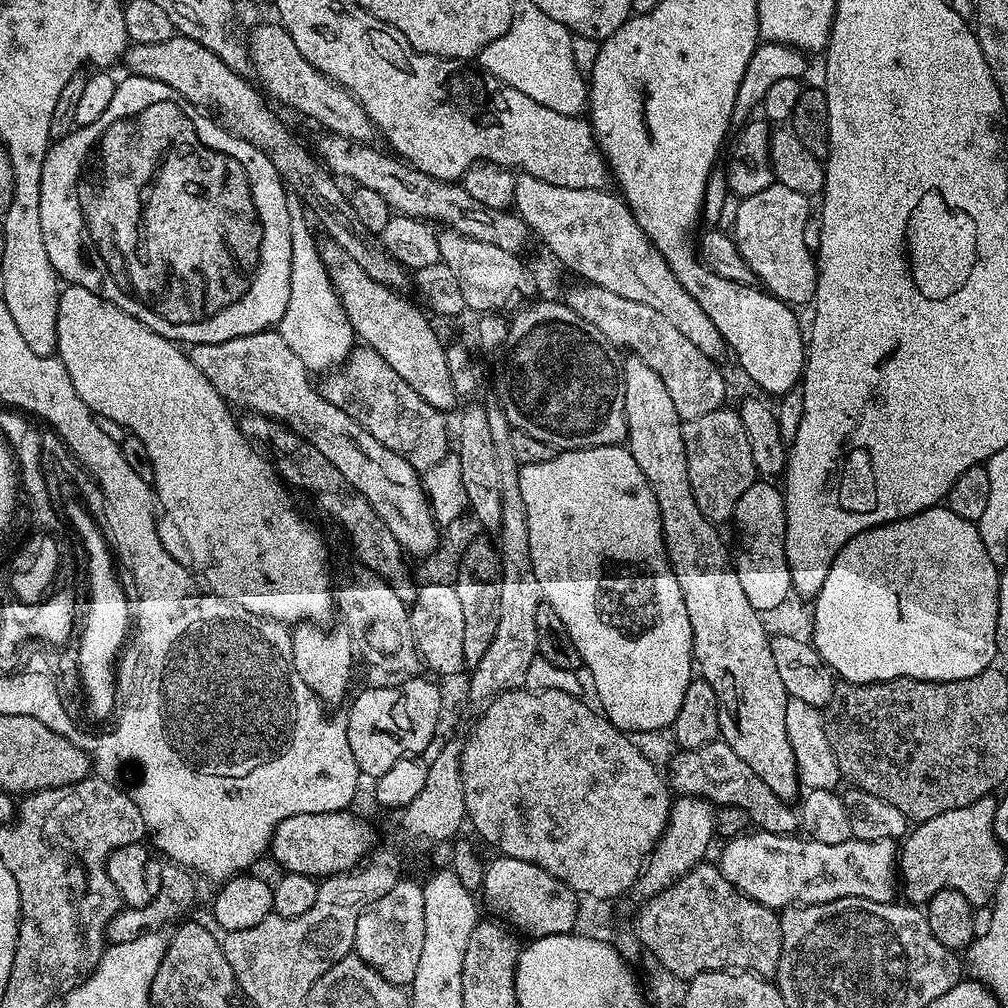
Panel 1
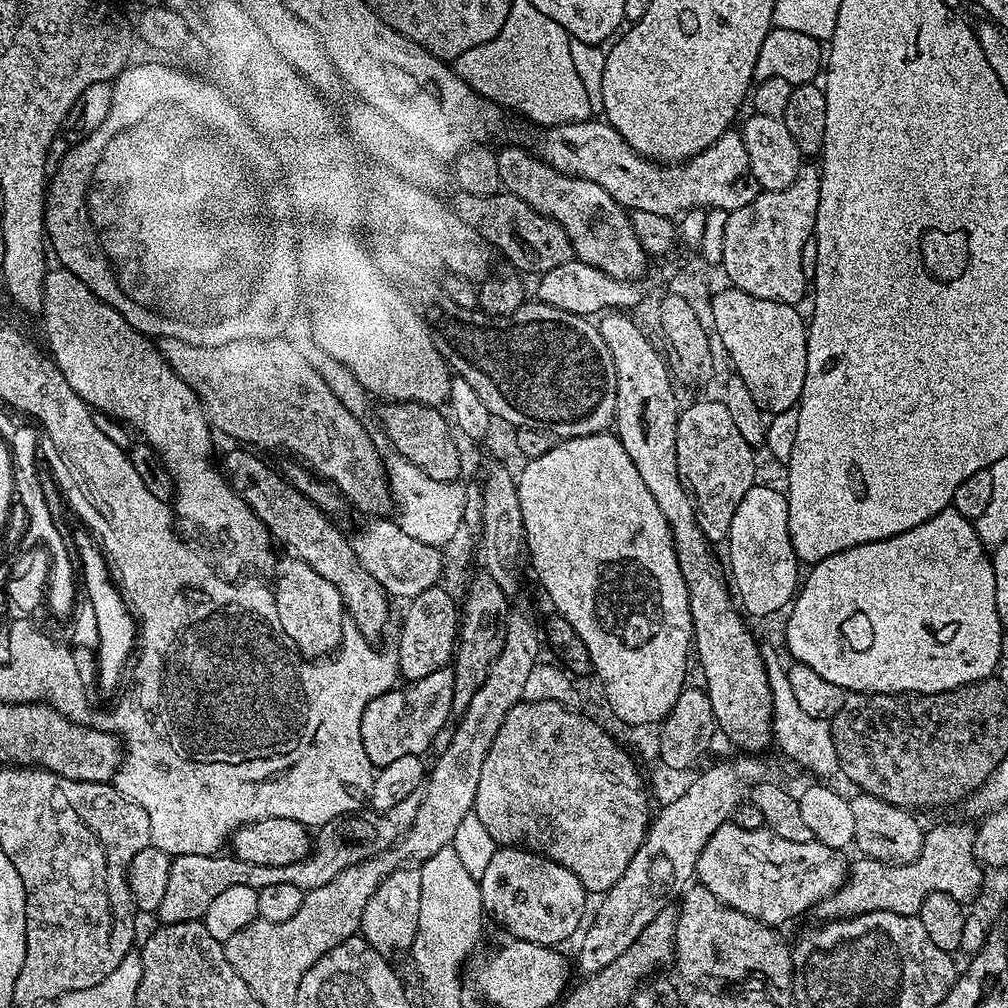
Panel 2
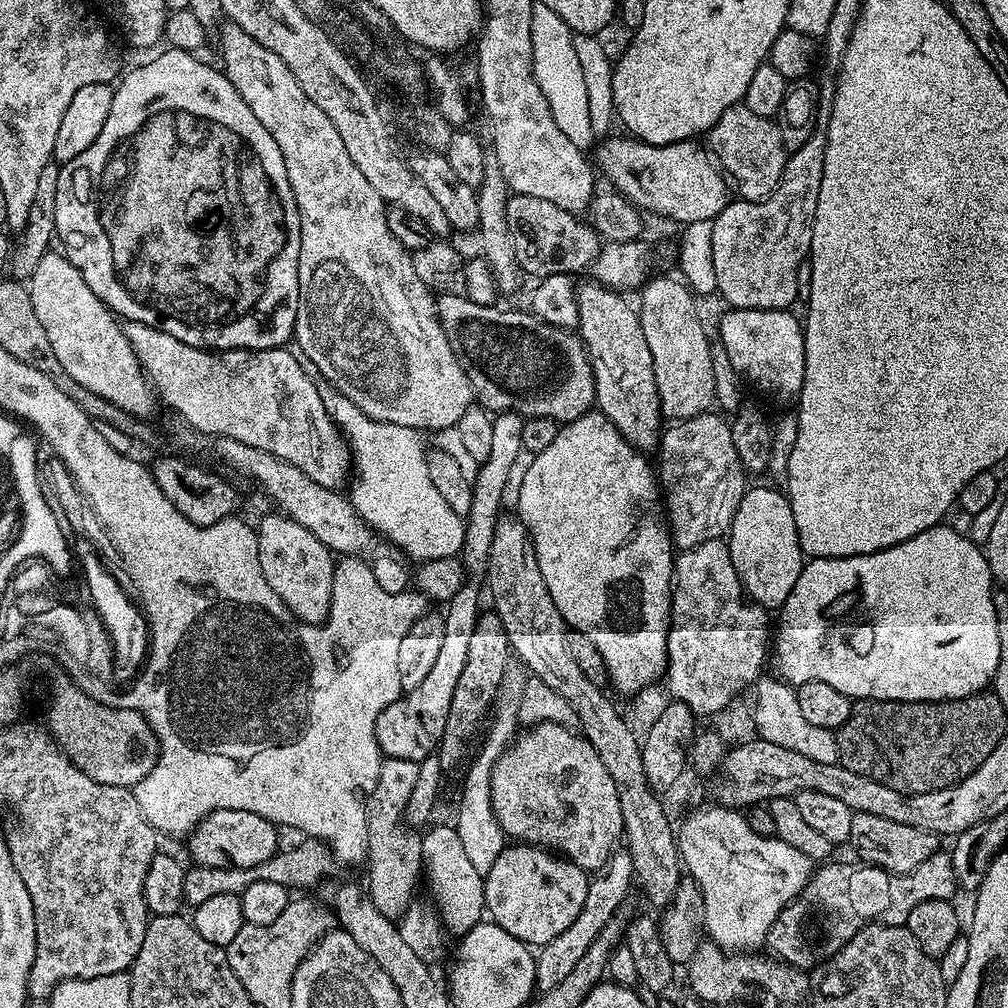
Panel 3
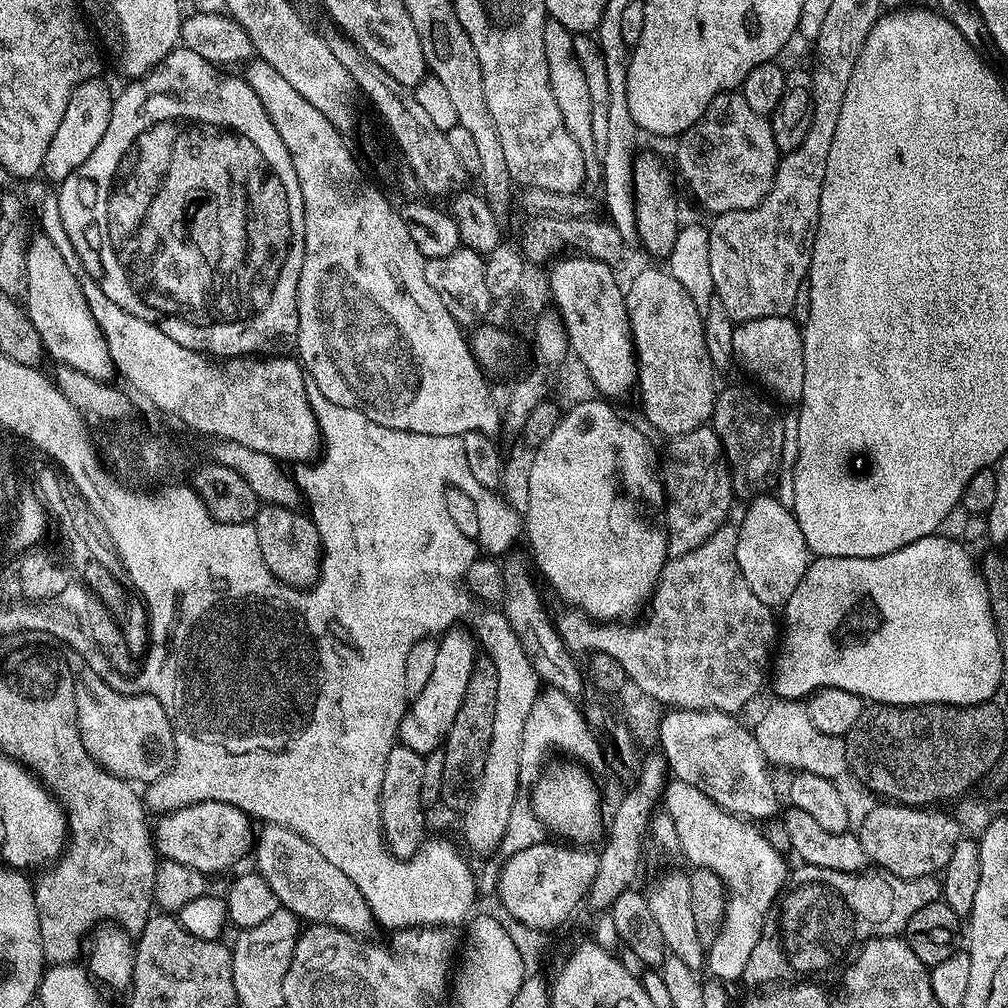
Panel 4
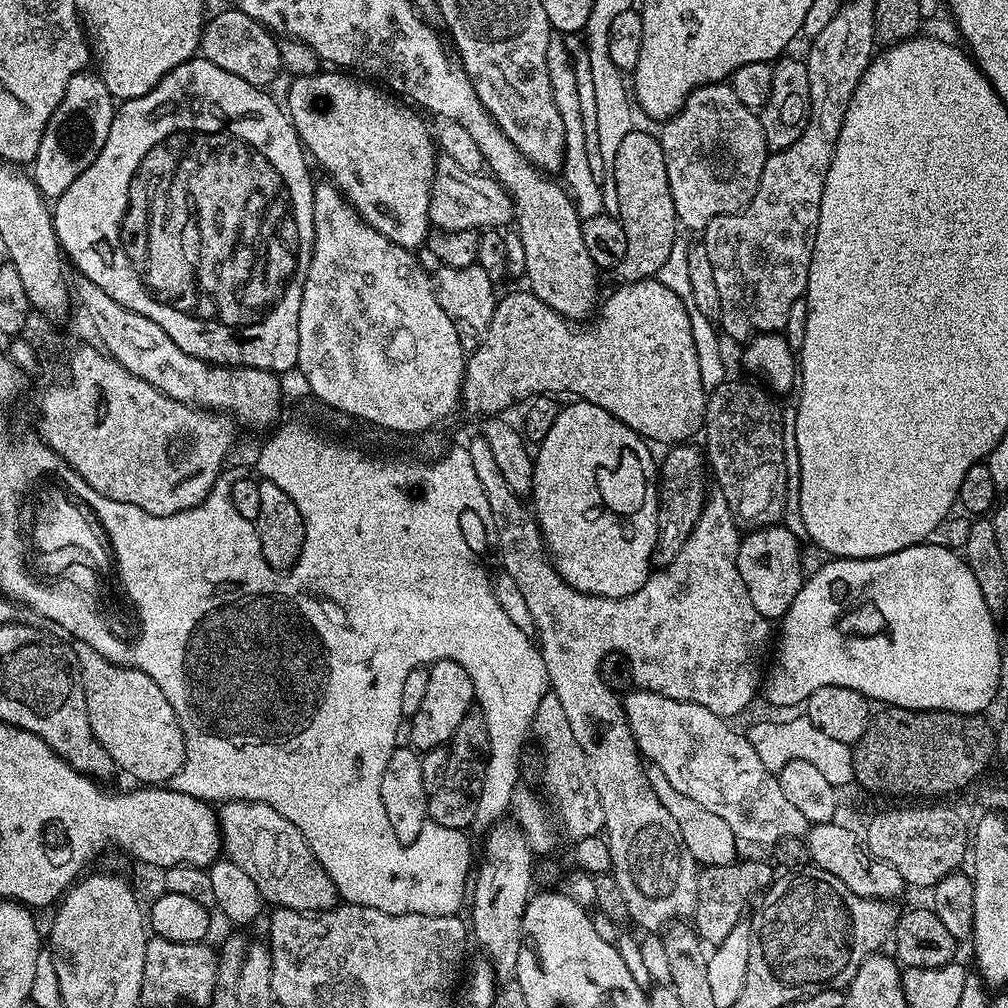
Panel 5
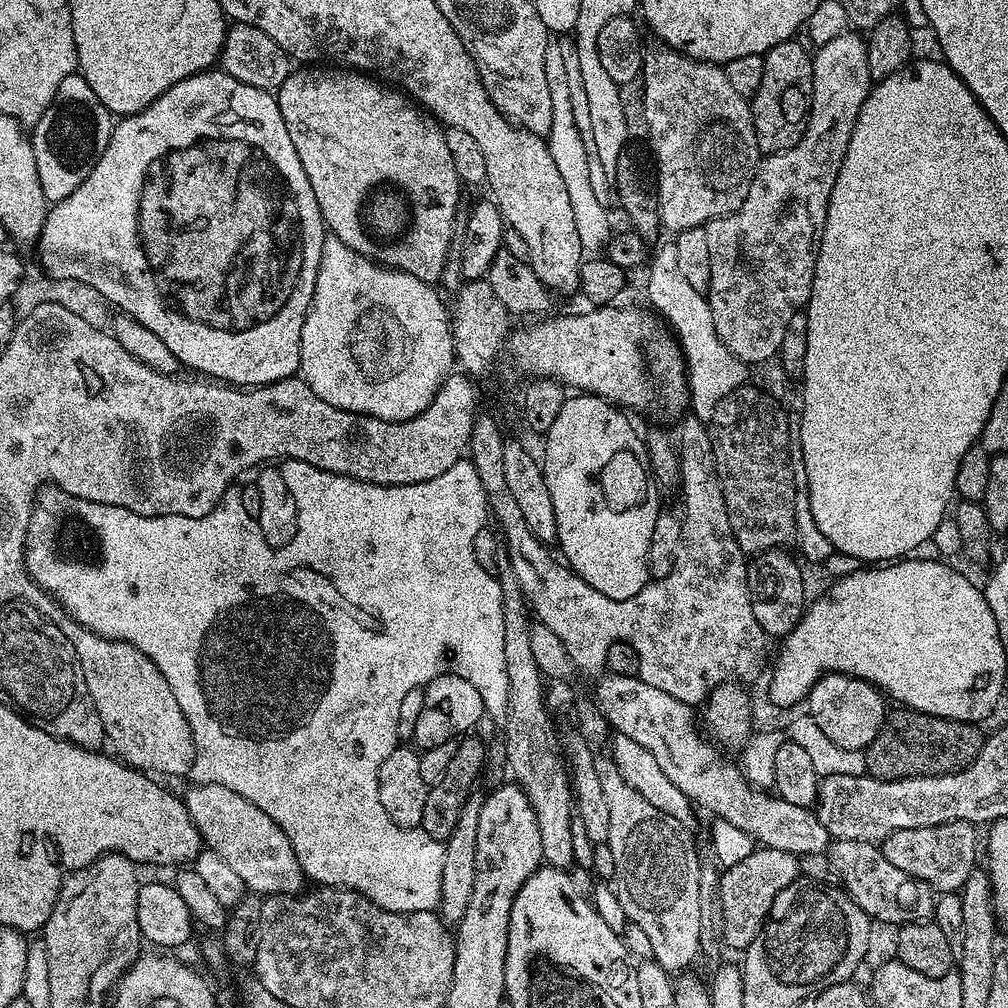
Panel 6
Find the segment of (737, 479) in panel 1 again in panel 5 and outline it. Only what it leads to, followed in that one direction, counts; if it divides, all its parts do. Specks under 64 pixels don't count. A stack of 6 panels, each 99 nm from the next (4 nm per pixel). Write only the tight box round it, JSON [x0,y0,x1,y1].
[652,442,706,568]

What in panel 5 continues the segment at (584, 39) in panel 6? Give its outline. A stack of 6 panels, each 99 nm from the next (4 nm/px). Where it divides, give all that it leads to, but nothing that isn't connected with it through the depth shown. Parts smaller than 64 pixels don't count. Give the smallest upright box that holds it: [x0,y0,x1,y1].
[586,9,634,166]

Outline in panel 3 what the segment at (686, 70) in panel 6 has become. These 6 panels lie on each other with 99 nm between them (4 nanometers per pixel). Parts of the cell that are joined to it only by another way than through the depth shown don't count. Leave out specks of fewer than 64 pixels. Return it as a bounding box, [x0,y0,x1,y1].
[707,102,786,200]

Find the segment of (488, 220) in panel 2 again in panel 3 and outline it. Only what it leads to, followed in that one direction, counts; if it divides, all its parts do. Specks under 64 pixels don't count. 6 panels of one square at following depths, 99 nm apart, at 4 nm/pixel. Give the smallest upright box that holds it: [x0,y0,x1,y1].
[506,195,602,278]

